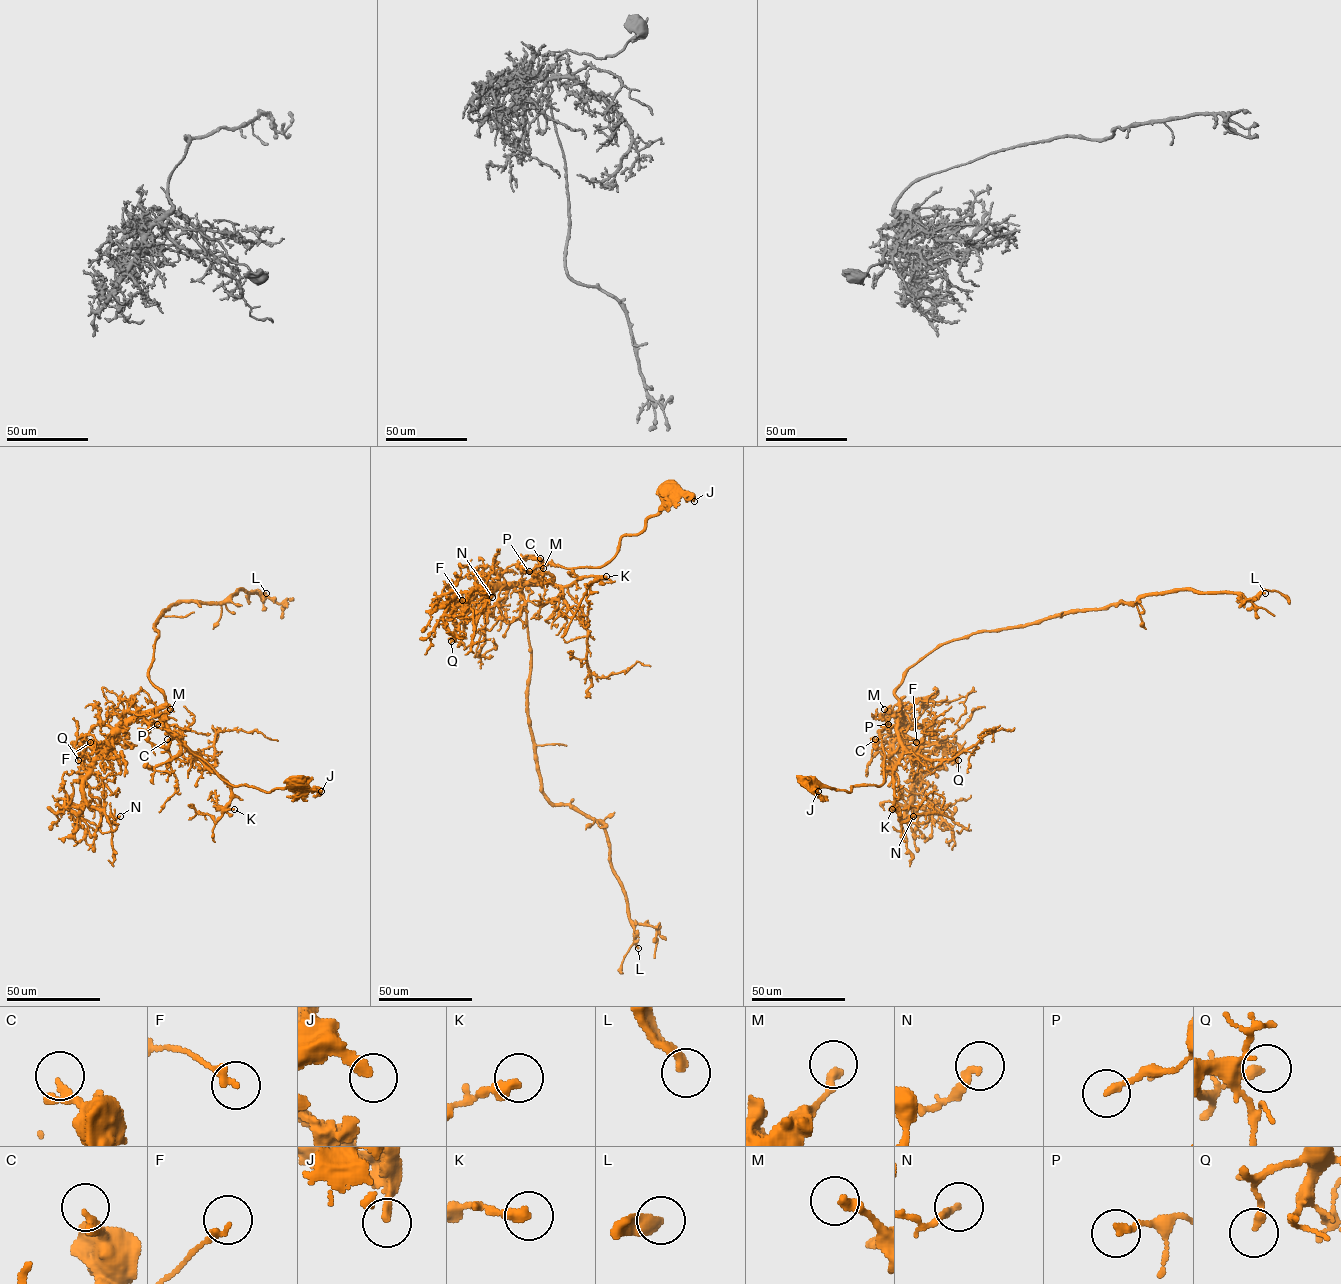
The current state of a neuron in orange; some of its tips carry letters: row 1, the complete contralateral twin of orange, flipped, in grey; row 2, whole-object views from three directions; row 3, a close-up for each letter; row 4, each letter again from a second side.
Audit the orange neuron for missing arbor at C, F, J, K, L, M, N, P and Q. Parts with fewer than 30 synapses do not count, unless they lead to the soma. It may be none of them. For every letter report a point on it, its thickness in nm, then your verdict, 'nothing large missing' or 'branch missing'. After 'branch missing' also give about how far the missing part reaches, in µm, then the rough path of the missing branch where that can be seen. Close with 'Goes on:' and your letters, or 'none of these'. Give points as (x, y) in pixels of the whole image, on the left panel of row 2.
C: (167, 739) | 360 nm | nothing large missing
F: (90, 742) | 220 nm | nothing large missing
J: (321, 791) | 280 nm | nothing large missing
K: (234, 809) | 360 nm | nothing large missing
L: (266, 593) | 320 nm | branch missing | 25 µm
M: (170, 709) | 280 nm | nothing large missing
N: (120, 816) | 240 nm | nothing large missing
P: (157, 724) | 240 nm | nothing large missing
Q: (78, 760) | 260 nm | nothing large missing
Goes on: L

